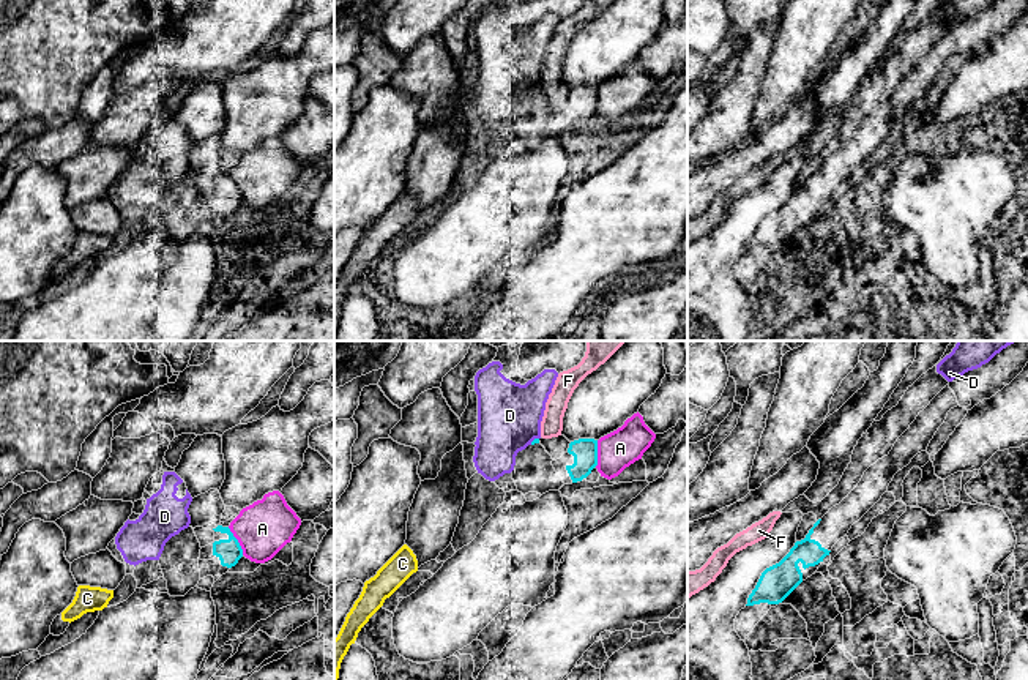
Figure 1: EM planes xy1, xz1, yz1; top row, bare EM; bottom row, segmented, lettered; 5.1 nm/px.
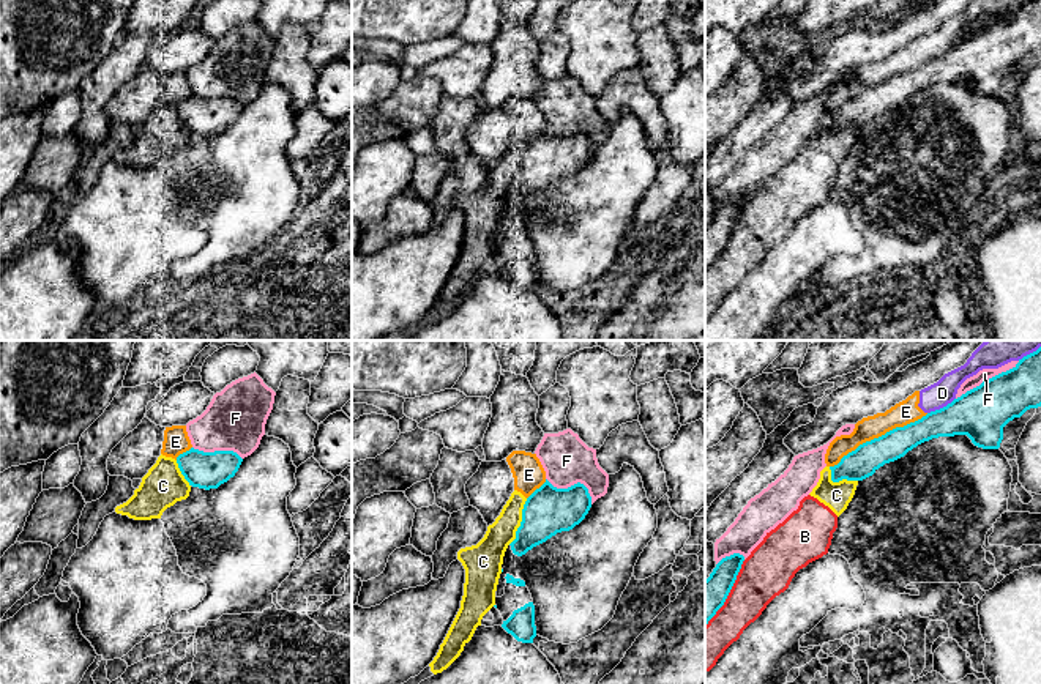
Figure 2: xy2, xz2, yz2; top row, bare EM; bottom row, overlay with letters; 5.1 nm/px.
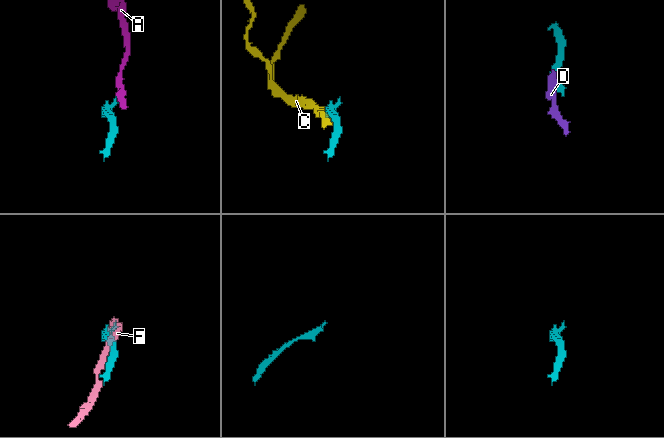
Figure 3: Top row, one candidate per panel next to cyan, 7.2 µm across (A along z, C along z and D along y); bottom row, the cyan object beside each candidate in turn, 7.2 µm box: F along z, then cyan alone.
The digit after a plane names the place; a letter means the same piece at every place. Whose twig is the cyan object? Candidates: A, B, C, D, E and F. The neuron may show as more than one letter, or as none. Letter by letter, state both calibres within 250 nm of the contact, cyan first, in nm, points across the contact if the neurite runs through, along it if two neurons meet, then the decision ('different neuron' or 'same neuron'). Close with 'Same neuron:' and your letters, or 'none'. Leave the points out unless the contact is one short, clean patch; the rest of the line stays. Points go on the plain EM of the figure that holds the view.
A: 130/280 nm | along xy1 (227, 174), (243, 201) | different neuron
B: 180/260 nm | different neuron
C: 240/170 nm | different neuron
D: 260/130 nm | different neuron
E: 160/120 nm | different neuron
F: 260/60 nm | different neuron
Same neuron: none

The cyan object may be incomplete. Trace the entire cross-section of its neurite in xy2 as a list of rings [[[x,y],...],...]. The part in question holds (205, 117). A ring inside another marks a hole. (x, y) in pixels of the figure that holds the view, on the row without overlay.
[[[191,95],[177,104],[178,115],[192,134],[218,136],[235,123],[243,106],[233,98],[203,99]]]

